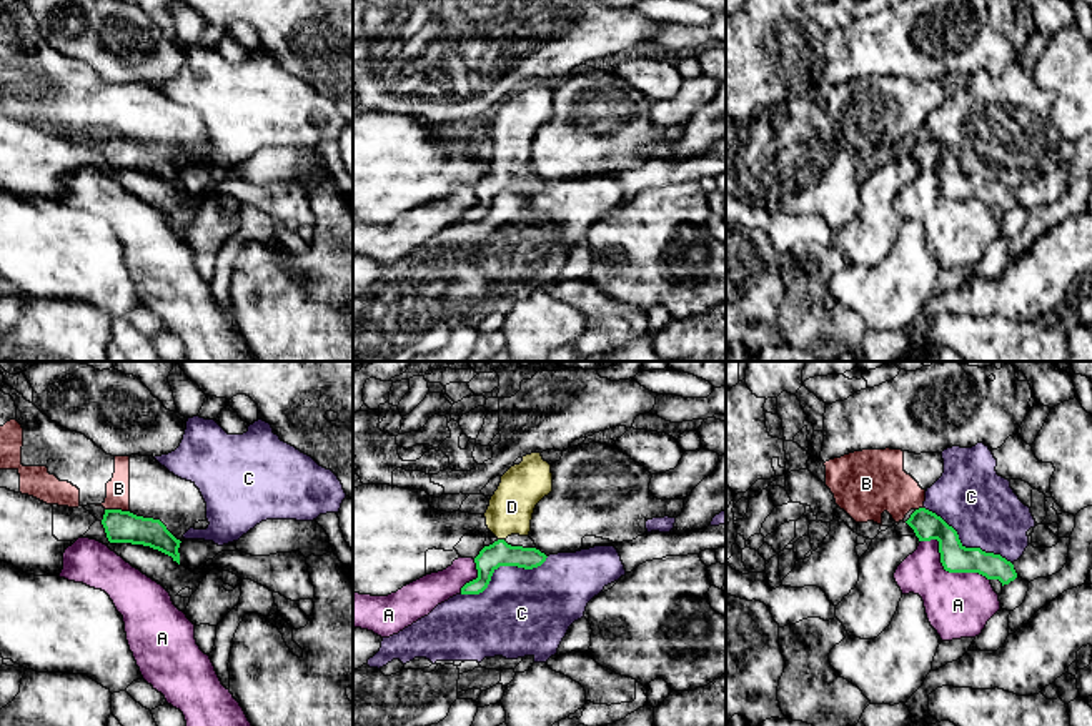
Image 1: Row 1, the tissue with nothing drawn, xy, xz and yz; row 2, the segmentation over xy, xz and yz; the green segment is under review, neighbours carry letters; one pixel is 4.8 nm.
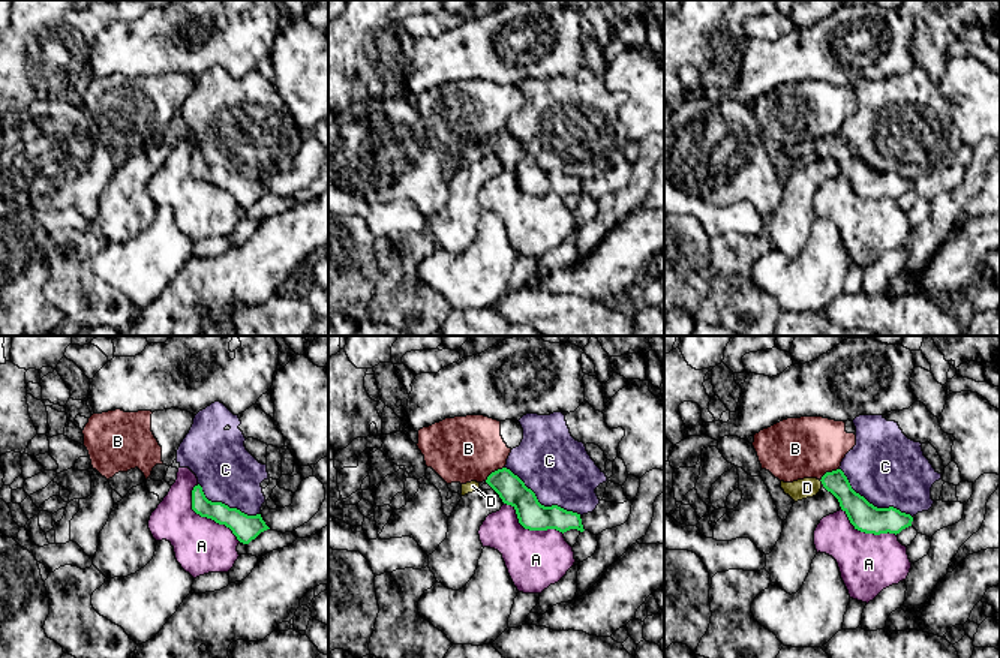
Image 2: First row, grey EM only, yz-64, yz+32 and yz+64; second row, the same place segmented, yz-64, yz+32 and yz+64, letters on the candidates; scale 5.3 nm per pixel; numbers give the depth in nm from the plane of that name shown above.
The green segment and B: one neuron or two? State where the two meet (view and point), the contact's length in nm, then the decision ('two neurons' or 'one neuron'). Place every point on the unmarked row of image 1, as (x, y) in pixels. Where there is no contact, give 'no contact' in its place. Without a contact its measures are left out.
meets green in xy at (117, 137); contact 120 nm long; two neurons

